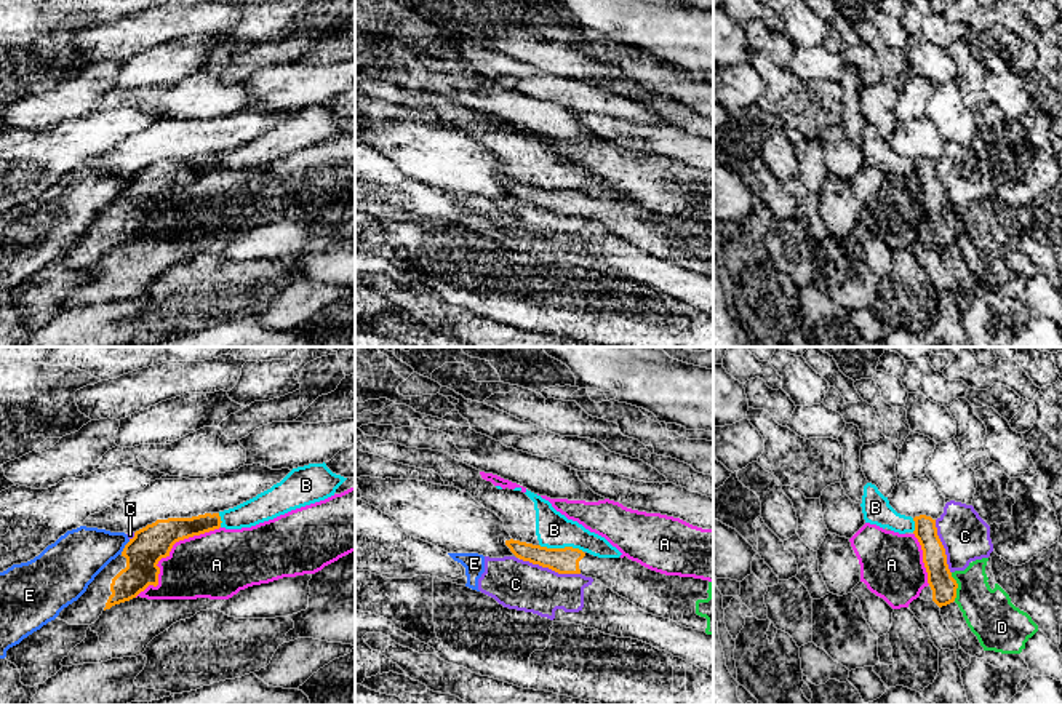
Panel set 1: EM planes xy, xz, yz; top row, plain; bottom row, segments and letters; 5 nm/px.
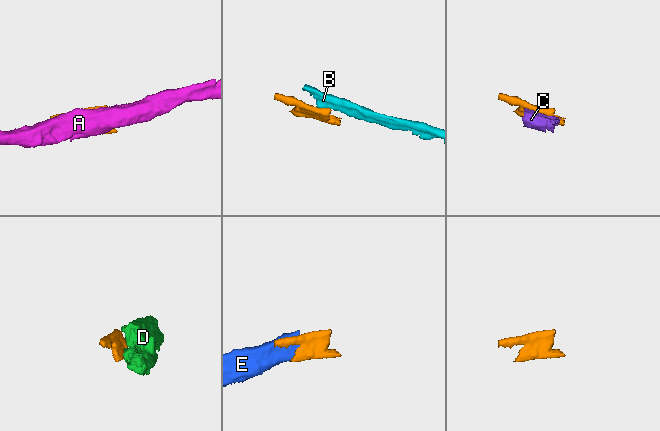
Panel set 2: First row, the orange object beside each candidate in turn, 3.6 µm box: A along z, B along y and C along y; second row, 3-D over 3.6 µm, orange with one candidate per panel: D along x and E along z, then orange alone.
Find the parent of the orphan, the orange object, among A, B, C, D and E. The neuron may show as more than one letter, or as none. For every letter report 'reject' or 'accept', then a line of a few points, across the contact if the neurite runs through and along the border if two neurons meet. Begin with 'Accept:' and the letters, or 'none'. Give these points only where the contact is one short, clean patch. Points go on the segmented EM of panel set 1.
Accept: D
A: reject
B: reject; line xz (539, 544), (547, 547), (578, 547), (582, 552)
C: reject
D: accept
E: reject

